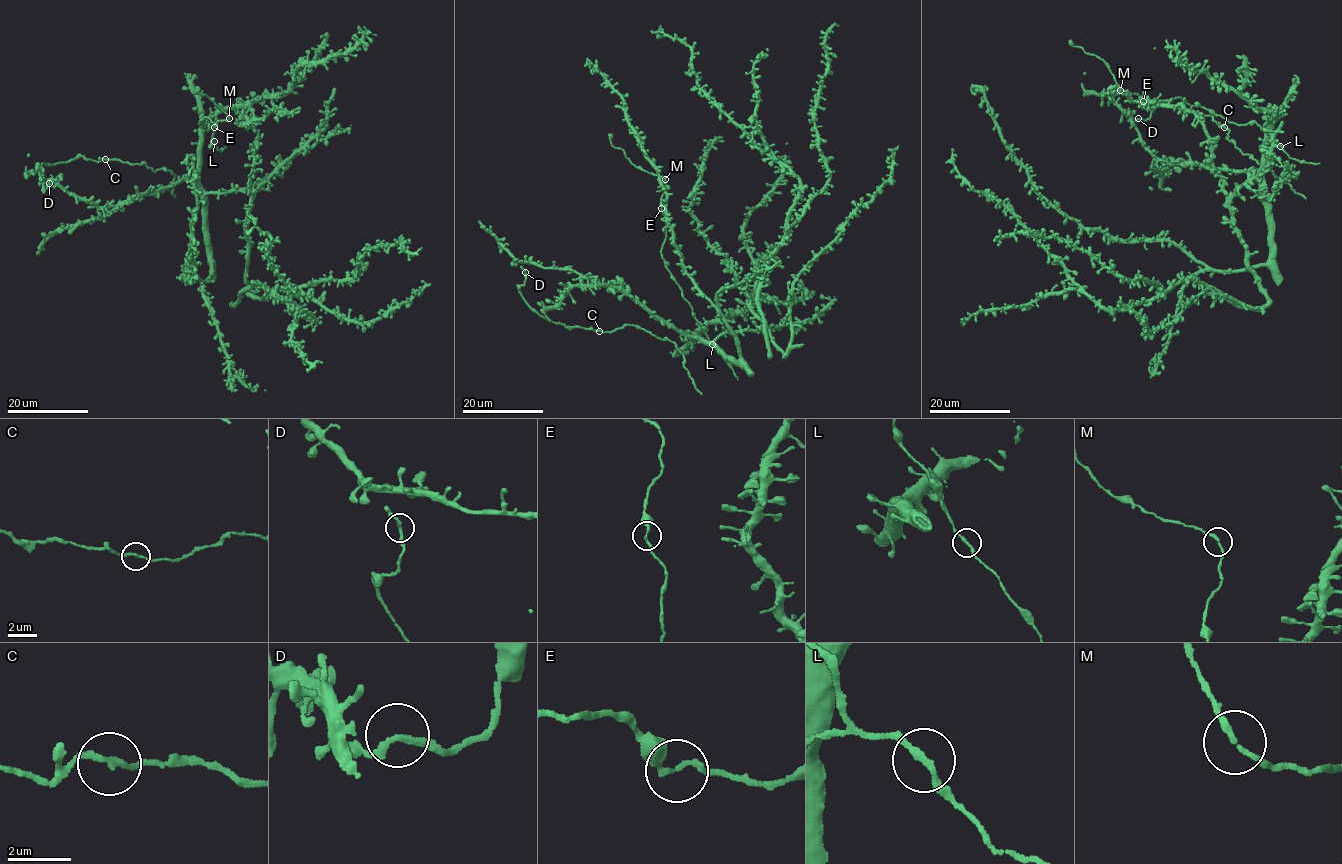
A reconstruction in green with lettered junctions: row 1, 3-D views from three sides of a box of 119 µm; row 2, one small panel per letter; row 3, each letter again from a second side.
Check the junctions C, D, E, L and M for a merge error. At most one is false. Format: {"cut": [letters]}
{"cut": []}

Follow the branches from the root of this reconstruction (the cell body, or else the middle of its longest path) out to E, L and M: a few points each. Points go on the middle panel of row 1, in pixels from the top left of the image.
E: (780, 312), (783, 323), (772, 328), (722, 332), (712, 342), (695, 333), (706, 335), (661, 254), (661, 208)
L: (780, 312), (785, 319), (783, 323), (772, 328), (722, 332), (712, 342), (695, 333), (703, 330), (712, 344)
M: (780, 312), (783, 323), (772, 328), (722, 332), (712, 342), (695, 333), (706, 335), (660, 251), (665, 179)

